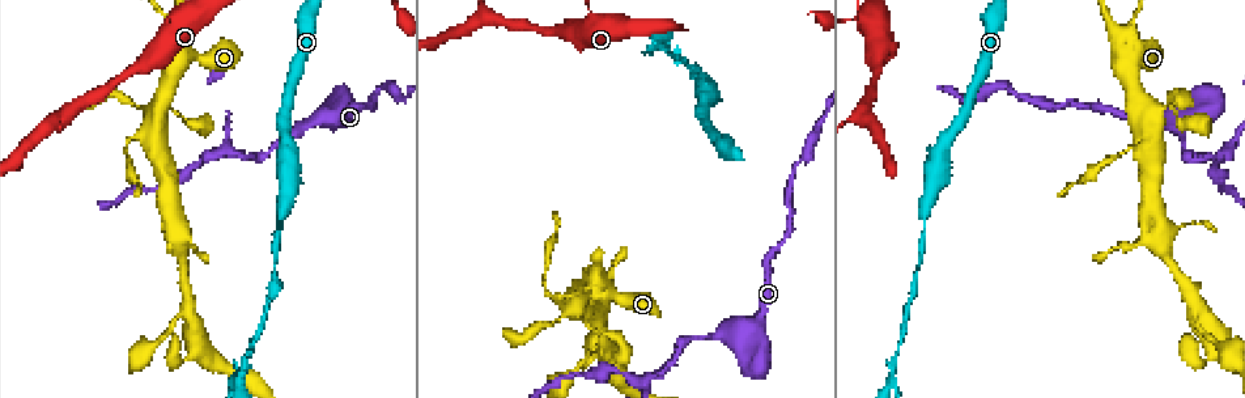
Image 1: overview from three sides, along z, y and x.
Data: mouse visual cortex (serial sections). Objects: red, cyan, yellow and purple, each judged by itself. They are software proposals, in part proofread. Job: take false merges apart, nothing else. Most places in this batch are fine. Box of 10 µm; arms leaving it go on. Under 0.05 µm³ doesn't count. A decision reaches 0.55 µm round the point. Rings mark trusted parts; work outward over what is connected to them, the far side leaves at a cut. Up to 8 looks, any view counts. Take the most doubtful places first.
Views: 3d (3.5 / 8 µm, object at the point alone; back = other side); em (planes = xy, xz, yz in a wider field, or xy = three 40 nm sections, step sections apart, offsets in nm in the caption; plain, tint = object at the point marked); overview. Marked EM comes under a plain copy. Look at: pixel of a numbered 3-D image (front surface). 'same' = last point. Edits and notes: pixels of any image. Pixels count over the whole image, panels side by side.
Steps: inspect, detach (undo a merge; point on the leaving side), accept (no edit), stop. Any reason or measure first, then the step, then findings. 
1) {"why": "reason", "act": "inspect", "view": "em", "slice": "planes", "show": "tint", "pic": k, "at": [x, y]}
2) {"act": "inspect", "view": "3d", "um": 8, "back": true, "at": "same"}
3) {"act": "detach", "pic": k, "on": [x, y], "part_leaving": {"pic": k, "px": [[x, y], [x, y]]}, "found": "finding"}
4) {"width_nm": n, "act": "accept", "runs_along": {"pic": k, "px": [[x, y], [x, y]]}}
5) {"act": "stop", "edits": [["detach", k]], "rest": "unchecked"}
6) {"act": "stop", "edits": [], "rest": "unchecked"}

{"why": "abrupt turn", "act": "inspect", "view": "3d", "um": 3.5, "pic": 1, "at": [241, 380]}

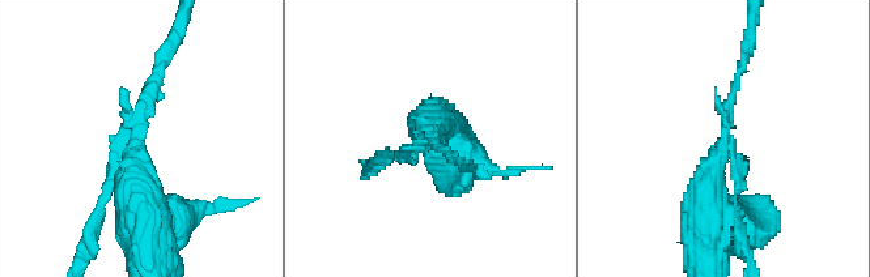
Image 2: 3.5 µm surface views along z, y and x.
{"why": "need the tissue", "act": "inspect", "view": "em", "slice": "xy", "step": 5, "show": "tint", "pic": 2, "at": [726, 141]}

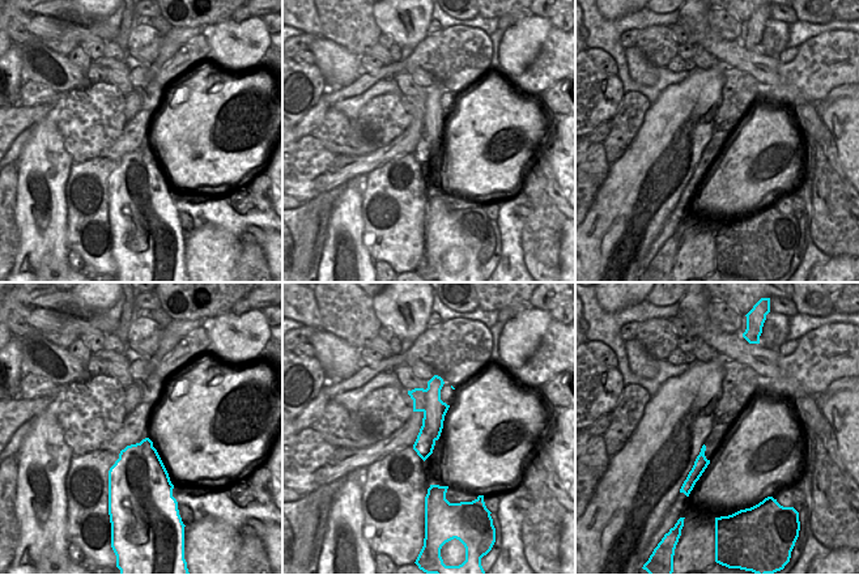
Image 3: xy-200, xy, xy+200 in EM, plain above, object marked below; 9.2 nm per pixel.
{"width_nm": 240, "act": "accept", "runs_along": {"pic": 3, "px": [[437, 379], [424, 455]]}, "found": "continuous, no second cell"}

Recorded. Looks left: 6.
{"why": "calibre changes", "act": "inspect", "view": "3d", "um": 3.5, "pic": 1, "at": [1140, 137]}

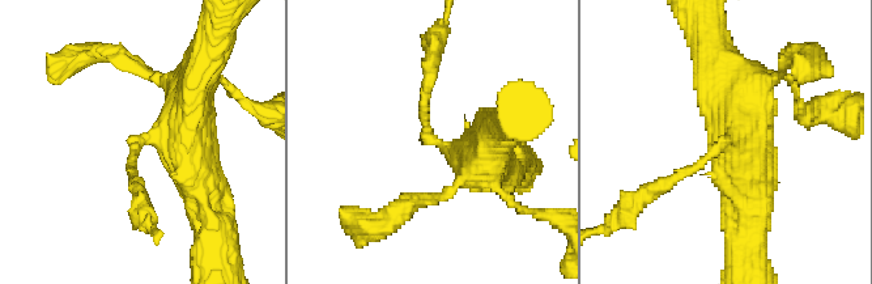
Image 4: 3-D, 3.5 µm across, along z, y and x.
{"arm_widths_nm": [150, 600], "act": "inspect", "view": "em", "slice": "xy", "step": 1, "show": "tint", "pic": 4, "at": [726, 140]}

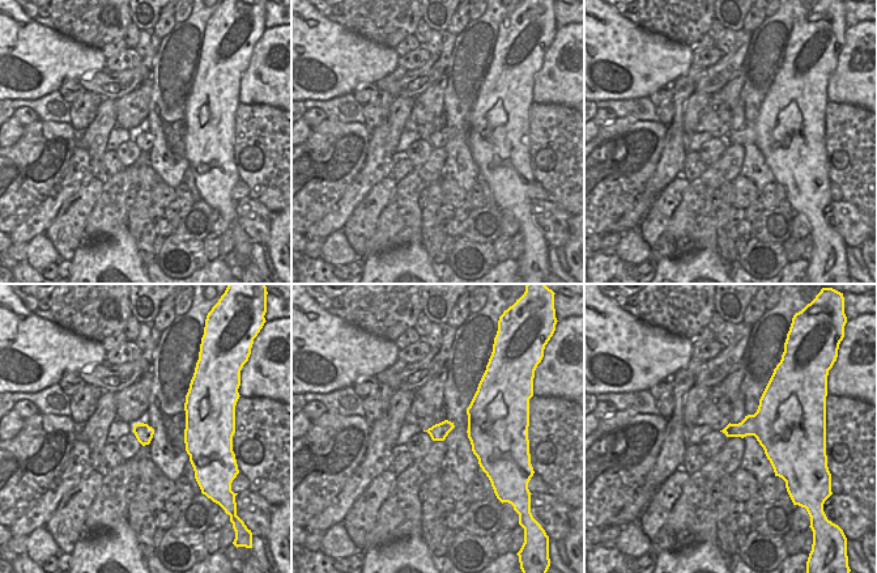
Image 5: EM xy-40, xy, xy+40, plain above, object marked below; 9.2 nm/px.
{"act": "accept", "found": "all the same cell"}

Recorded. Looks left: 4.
{"why": "calibre changes", "act": "inspect", "view": "3d", "um": 3.5, "pic": 1, "at": [64, 117]}

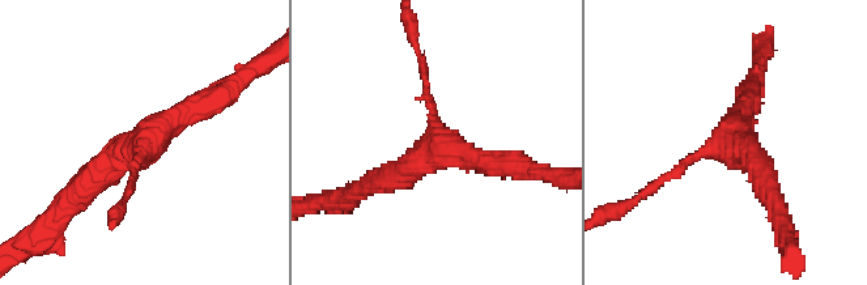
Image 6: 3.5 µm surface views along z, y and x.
{"arms": 3, "arm_widths_nm": [100, 300, 350], "act": "inspect", "view": "em", "slice": "planes", "show": "tint", "pic": 6, "at": [437, 146]}

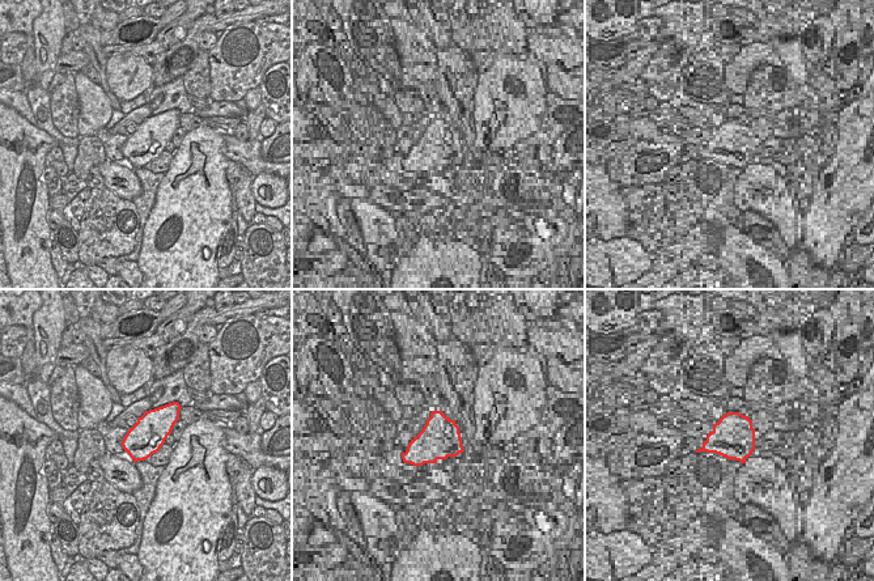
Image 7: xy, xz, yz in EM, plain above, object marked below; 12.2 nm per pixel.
{"act": "accept", "found": "one cell here"}

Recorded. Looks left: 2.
{"act": "stop", "edits": [], "rest": "unchecked"}

